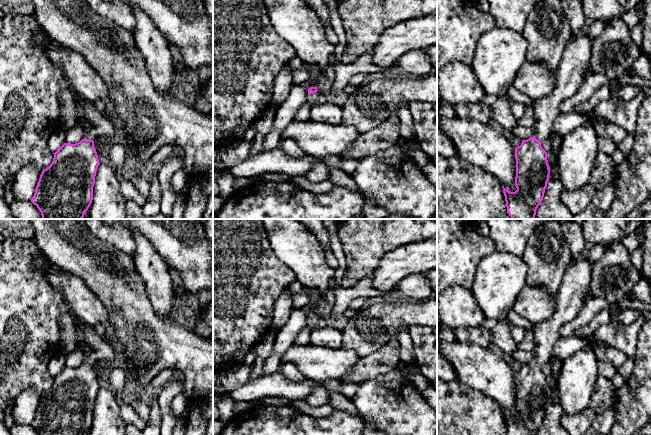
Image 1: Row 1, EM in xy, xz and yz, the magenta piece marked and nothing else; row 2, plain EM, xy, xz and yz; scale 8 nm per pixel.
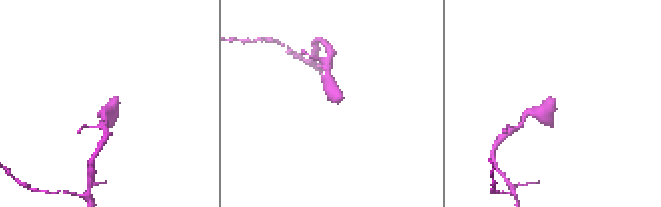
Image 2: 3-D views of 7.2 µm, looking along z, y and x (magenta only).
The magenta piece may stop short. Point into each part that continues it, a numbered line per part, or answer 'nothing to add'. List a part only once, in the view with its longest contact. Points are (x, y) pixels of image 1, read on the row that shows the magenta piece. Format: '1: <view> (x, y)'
1: xy (95, 124)

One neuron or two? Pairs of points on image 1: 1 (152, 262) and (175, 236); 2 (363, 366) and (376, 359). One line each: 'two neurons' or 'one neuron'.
1: two neurons
2: one neuron

